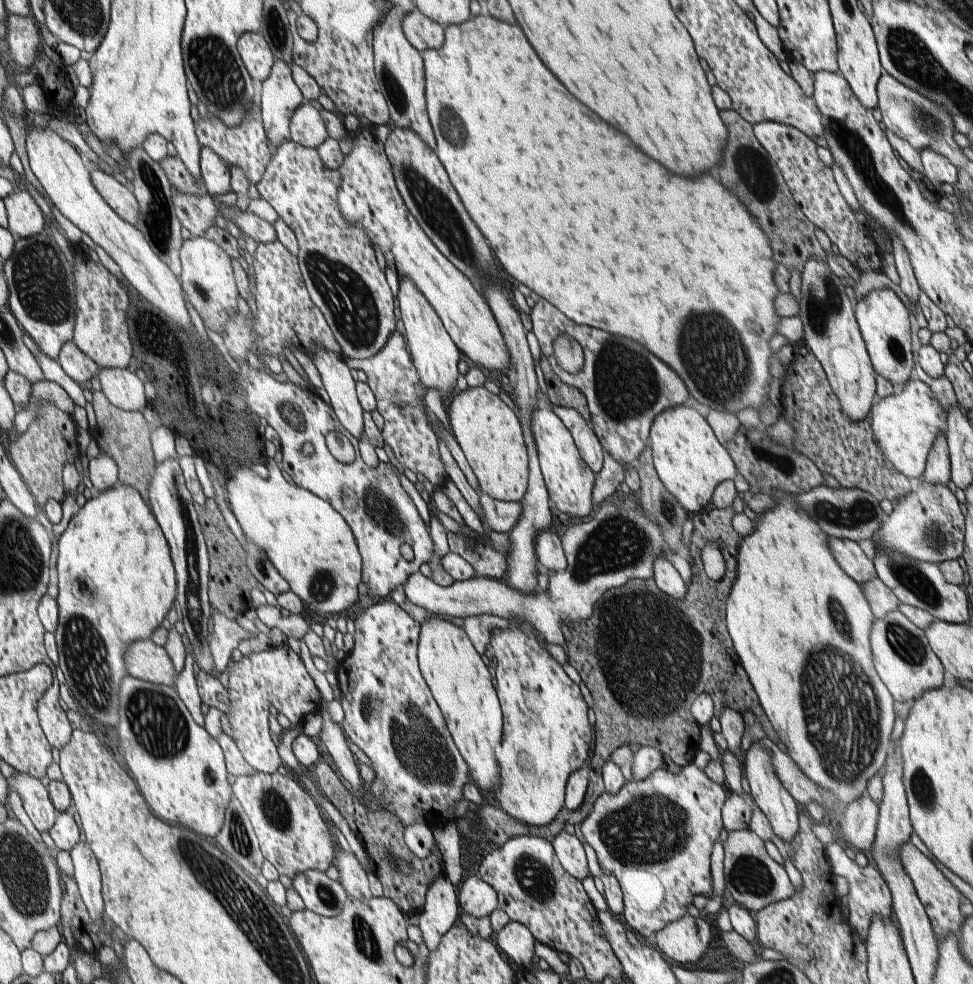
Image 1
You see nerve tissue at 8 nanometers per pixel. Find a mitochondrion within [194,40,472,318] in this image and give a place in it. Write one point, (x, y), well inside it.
(398, 98)

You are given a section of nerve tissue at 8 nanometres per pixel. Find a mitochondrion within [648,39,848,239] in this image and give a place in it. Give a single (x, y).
(746, 163)

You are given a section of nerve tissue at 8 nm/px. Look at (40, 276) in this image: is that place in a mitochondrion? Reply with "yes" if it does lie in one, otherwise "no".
yes

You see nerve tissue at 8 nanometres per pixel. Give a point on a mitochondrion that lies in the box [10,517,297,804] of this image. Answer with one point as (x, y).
(84, 655)

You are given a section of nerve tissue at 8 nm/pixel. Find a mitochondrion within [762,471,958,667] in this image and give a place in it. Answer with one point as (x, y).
(862, 512)

